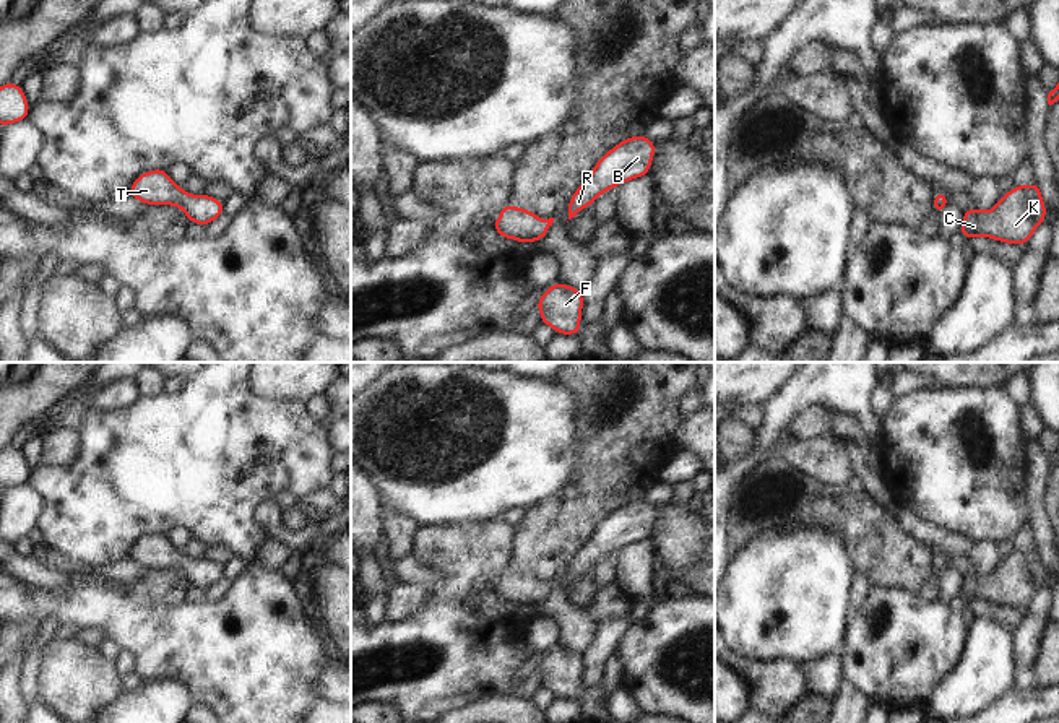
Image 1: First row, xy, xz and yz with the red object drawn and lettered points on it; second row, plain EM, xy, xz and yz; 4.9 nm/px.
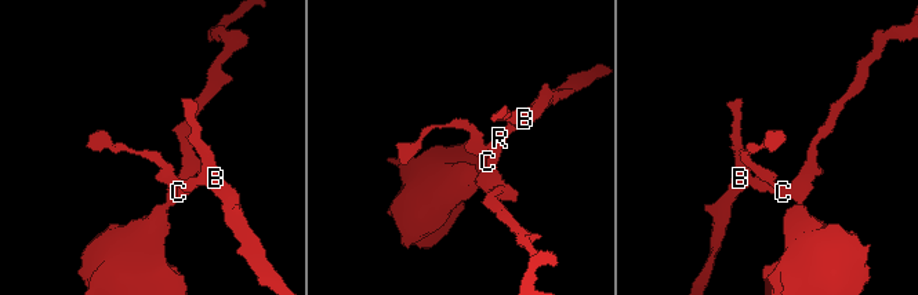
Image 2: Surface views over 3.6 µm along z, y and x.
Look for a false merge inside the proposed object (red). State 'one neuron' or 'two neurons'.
one neuron

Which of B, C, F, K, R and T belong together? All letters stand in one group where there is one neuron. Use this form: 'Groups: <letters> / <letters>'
Groups: B C F K R T

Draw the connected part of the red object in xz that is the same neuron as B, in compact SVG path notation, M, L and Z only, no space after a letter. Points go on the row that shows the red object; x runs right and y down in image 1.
M643 135L622 140L593 167L591 175L577 188L568 203L568 221L606 190L648 174L655 154L655 141Z

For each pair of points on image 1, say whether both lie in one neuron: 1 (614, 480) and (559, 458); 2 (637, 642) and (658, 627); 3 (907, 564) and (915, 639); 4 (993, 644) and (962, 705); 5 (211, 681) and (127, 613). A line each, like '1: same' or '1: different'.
1: different
2: same
3: different
4: same
5: same

